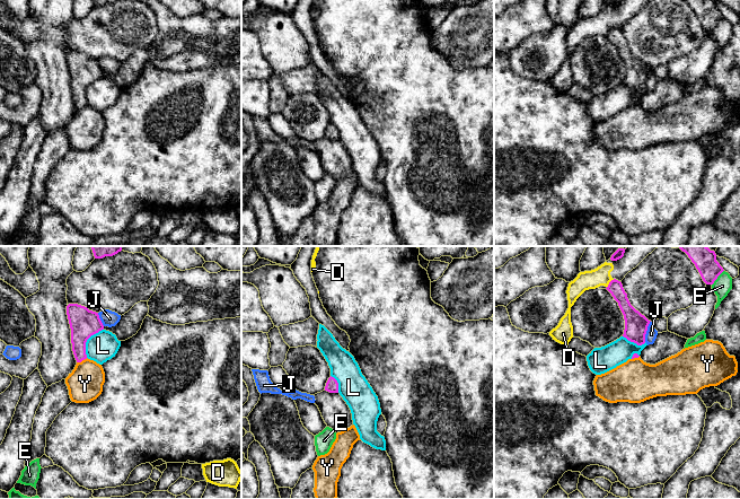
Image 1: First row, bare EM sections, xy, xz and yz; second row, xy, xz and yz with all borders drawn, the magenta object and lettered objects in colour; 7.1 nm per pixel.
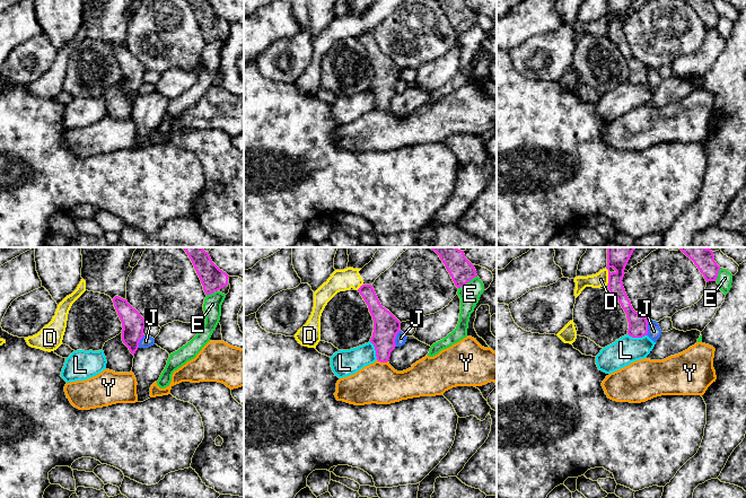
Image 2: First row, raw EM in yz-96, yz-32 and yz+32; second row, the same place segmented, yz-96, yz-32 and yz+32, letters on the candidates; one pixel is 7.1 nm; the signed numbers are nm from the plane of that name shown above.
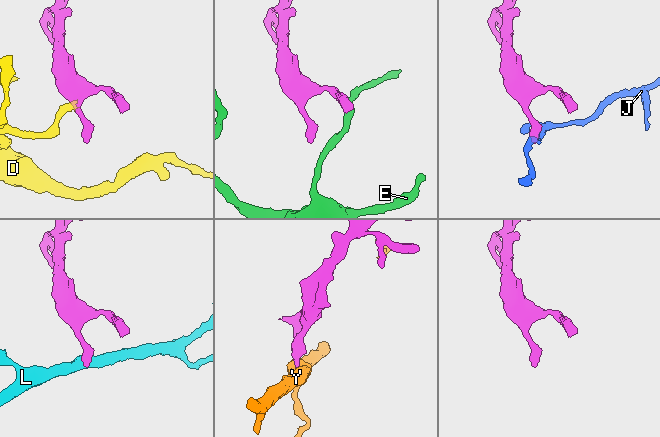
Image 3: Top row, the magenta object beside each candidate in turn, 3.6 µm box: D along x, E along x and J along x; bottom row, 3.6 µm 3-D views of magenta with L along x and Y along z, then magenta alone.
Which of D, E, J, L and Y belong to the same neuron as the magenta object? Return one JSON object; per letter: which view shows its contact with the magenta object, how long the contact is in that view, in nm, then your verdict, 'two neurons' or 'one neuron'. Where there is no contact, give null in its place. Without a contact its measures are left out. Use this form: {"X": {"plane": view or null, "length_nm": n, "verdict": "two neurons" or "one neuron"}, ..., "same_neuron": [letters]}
{"D": {"plane": "yz", "length_nm": 80, "verdict": "two neurons"}, "E": {"plane": "yz", "length_nm": 140, "verdict": "two neurons"}, "J": {"plane": "yz", "length_nm": 160, "verdict": "two neurons"}, "L": {"plane": "xy", "length_nm": 240, "verdict": "two neurons"}, "Y": {"plane": "xy", "length_nm": 90, "verdict": "two neurons"}, "same_neuron": []}

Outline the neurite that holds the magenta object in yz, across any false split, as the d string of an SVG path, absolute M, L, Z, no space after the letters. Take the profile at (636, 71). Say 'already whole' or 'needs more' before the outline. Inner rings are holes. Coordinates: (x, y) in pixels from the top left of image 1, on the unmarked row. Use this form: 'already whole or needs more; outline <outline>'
already whole; outline M616 26L611 27L606 36L618 50L618 53L624 62L625 77L623 84L637 93L644 91L645 81L651 68L649 68L631 52L620 28Z

